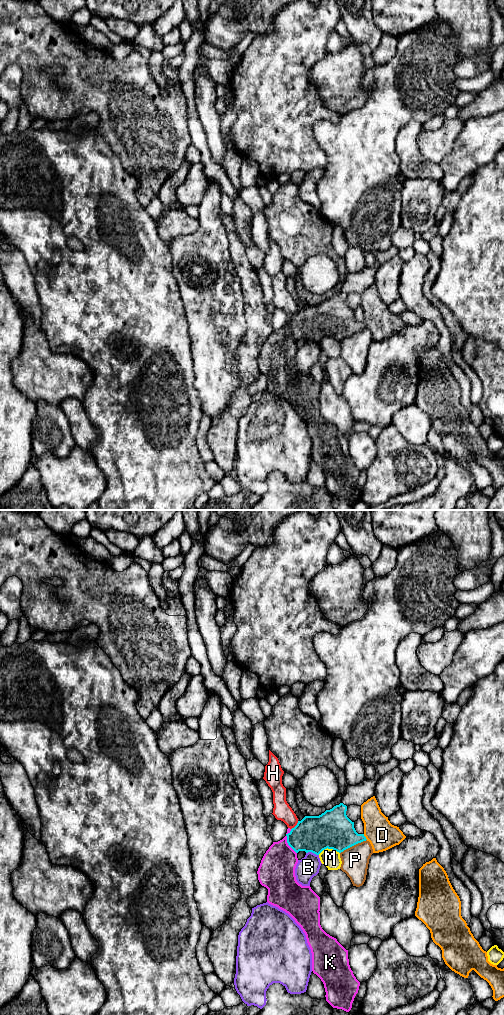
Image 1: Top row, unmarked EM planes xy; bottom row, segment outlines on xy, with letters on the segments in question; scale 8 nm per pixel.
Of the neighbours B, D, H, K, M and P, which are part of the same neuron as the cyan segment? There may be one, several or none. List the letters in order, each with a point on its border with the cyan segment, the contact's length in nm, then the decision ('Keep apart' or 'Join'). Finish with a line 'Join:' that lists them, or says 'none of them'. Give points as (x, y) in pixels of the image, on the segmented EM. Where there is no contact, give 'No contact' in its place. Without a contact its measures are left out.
B: Touches cyan at xy (312, 852). Shared border 110 nm. Keep apart
D: Touches cyan at xy (365, 837). Shared border 60 nm. Keep apart
H: Touches cyan at xy (296, 825). Shared border 90 nm. Keep apart
K: Touches cyan at xy (287, 841). Shared border 200 nm. Keep apart
M: Touches cyan at xy (328, 848). Shared border 180 nm. Keep apart
P: Touches cyan at xy (353, 845). Shared border 240 nm. Keep apart
Join: none of them

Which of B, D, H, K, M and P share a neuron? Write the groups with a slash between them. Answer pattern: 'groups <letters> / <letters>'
groups B / D / H K / M / P

